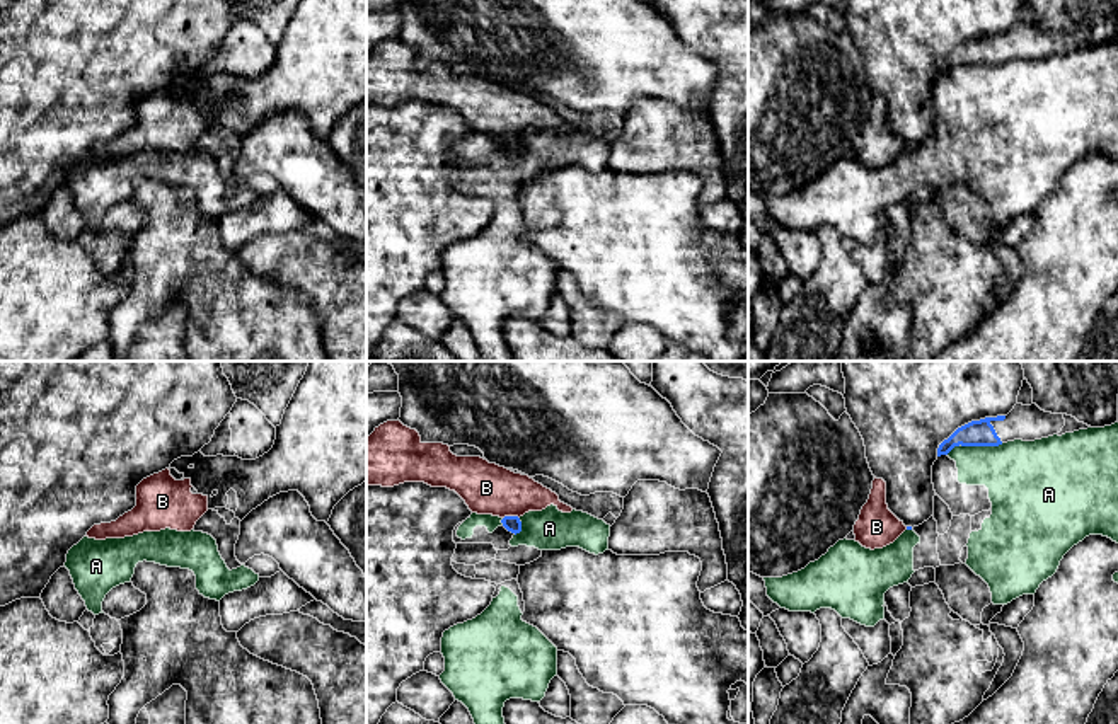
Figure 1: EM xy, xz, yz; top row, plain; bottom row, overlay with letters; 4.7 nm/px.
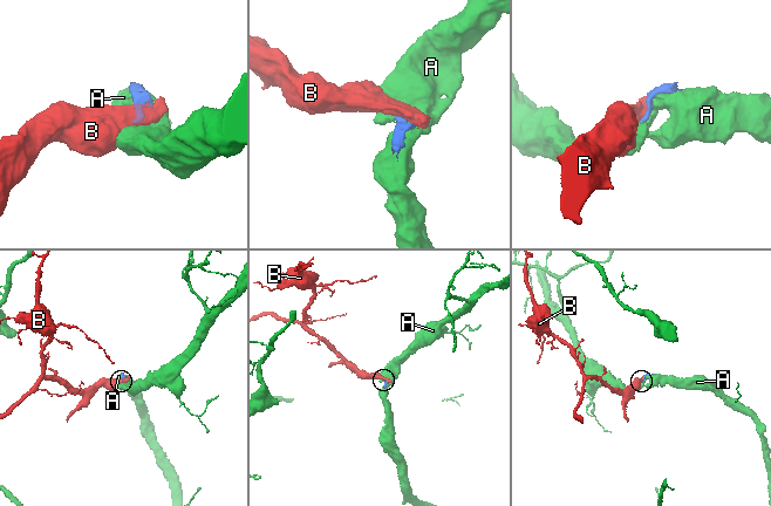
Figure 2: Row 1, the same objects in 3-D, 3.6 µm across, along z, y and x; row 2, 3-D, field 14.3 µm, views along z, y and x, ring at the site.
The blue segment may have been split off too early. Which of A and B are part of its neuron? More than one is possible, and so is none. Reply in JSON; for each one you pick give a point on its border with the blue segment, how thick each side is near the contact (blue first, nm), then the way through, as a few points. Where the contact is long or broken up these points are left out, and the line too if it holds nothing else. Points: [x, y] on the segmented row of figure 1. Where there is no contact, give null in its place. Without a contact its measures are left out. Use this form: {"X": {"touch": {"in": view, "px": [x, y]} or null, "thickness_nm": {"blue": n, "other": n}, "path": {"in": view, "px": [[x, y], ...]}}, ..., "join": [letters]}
{"B": {"touch": {"in": "xz", "px": [510, 517]}, "thickness_nm": {"blue": 80, "other": 240}, "path": {"in": "xz", "px": [[512, 523], [510, 517], [486, 488]]}}, "join": ["B"]}

